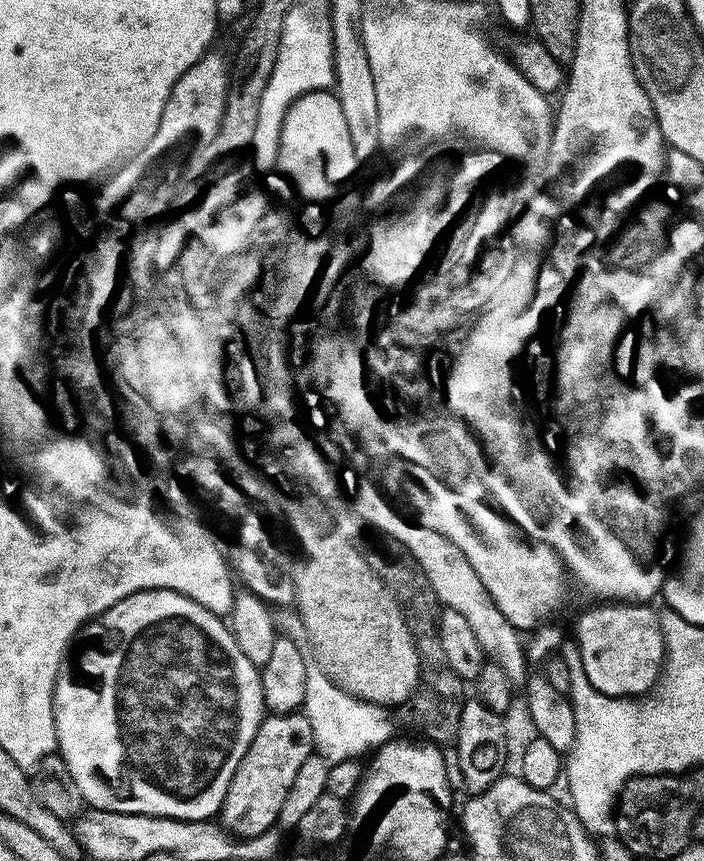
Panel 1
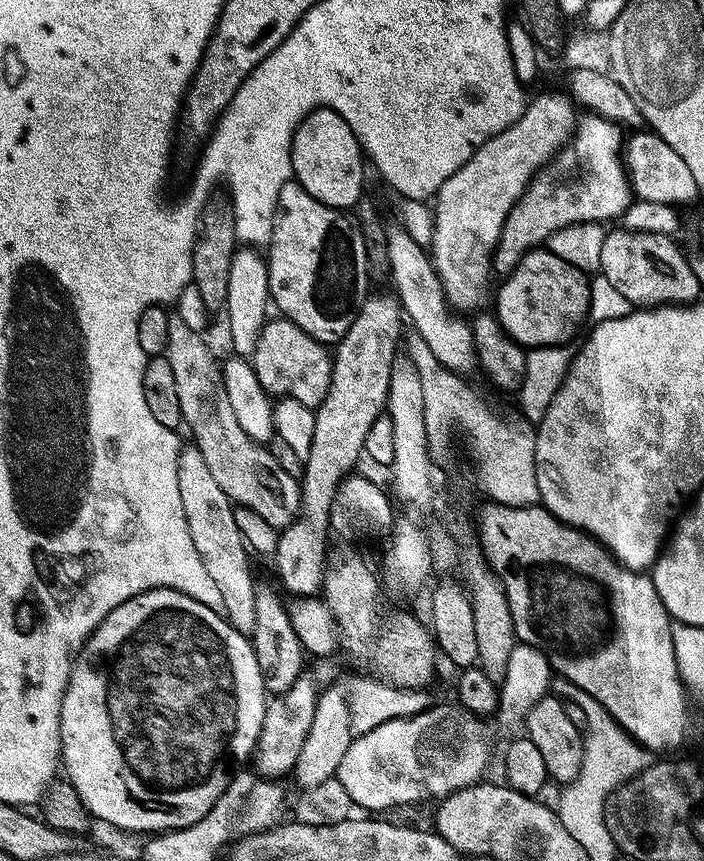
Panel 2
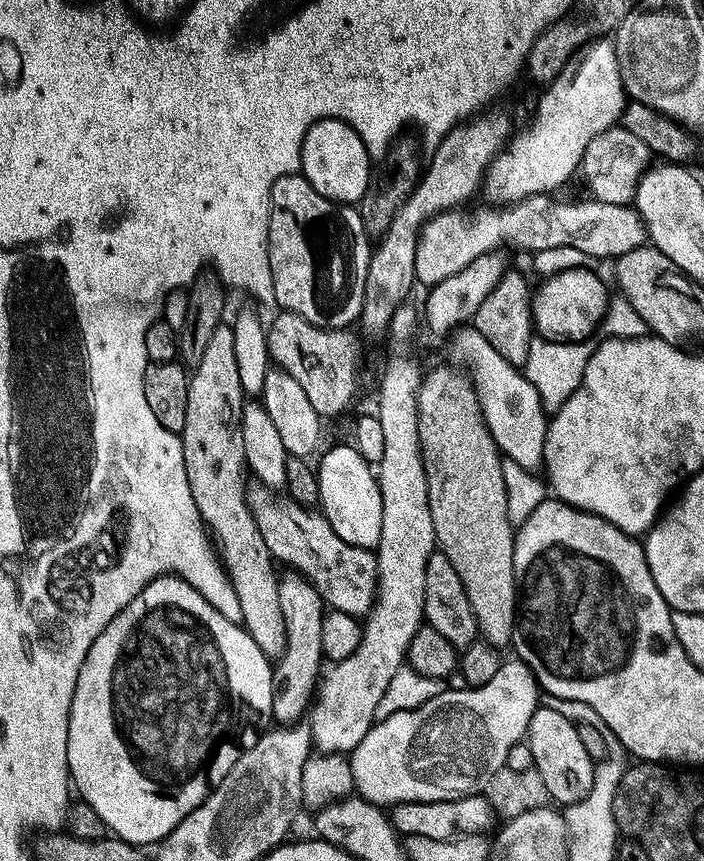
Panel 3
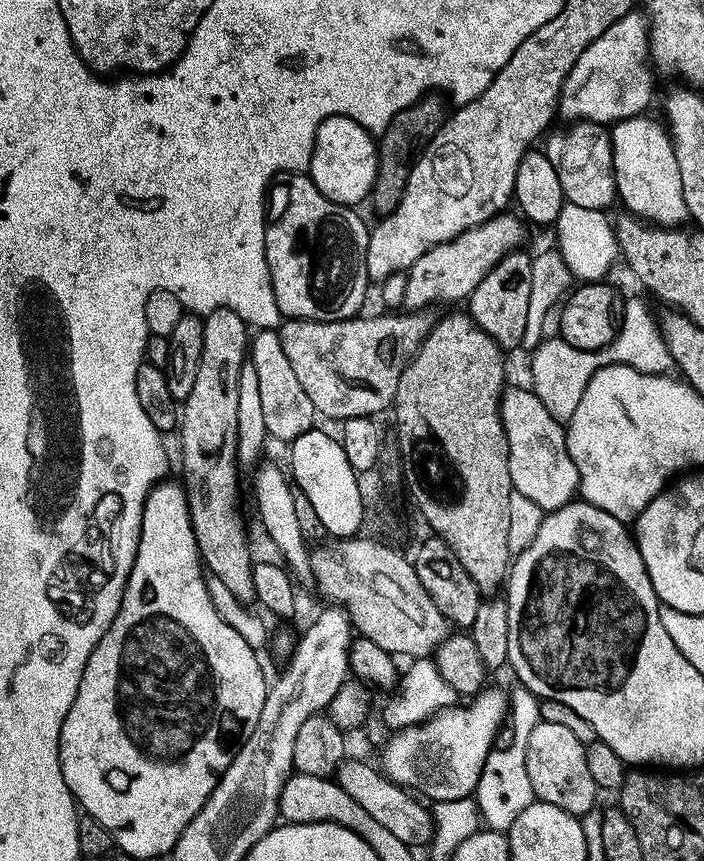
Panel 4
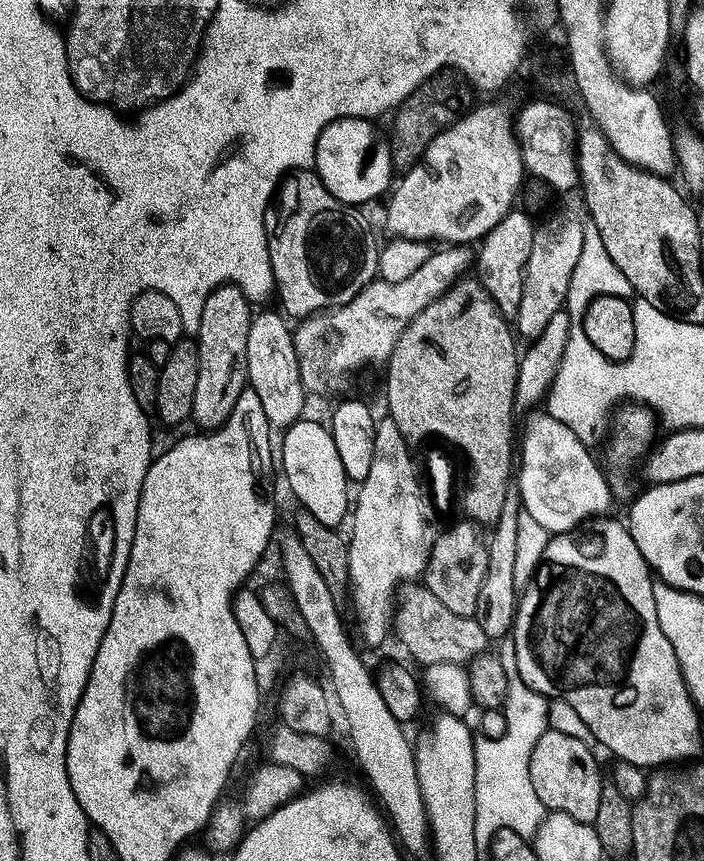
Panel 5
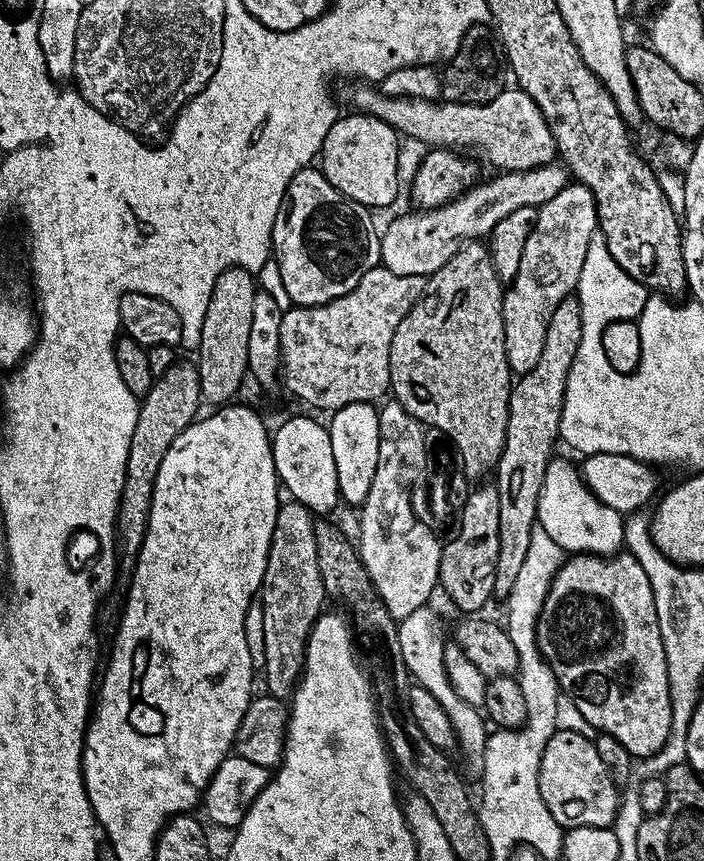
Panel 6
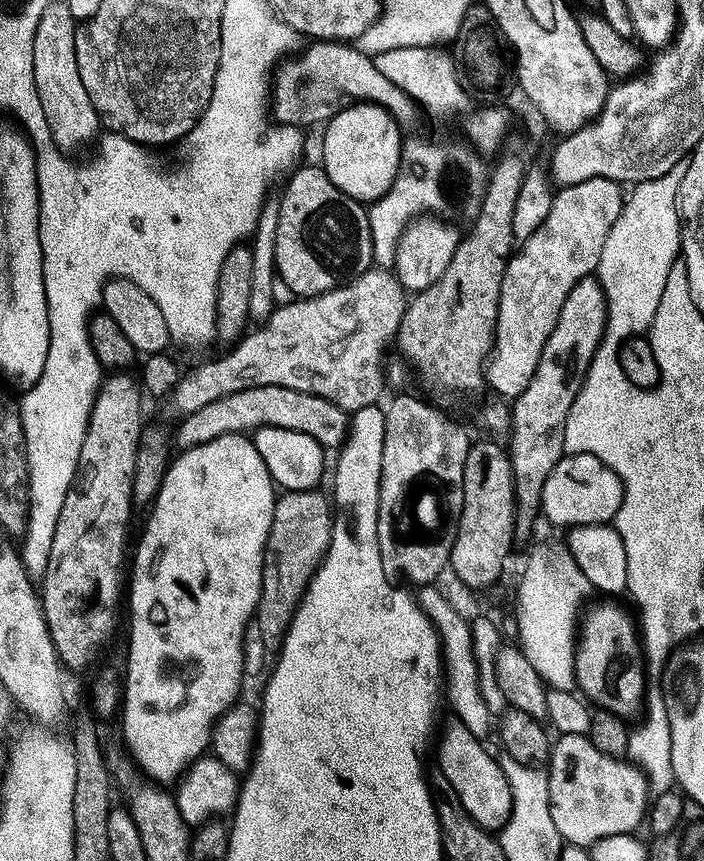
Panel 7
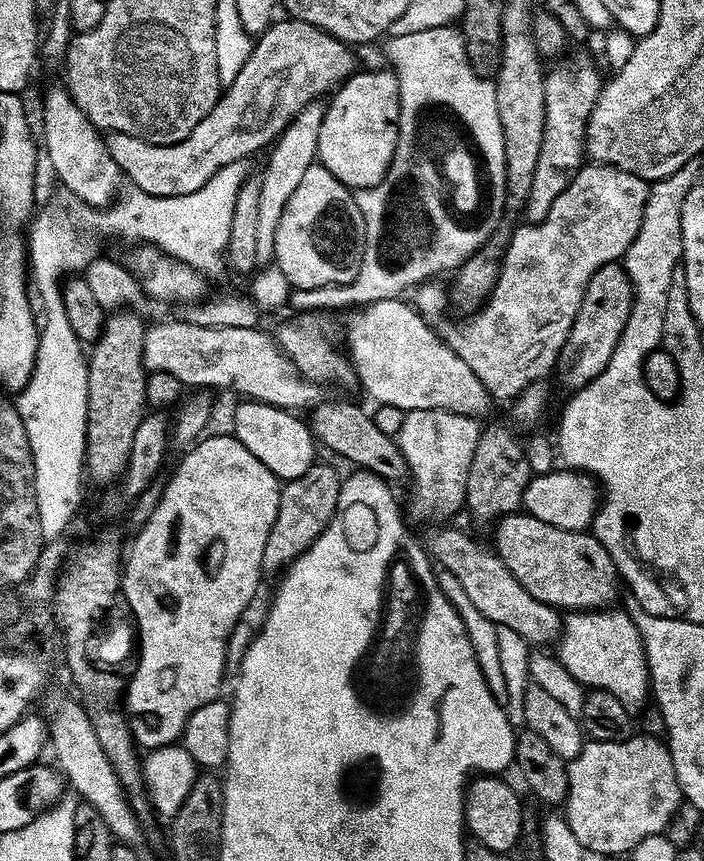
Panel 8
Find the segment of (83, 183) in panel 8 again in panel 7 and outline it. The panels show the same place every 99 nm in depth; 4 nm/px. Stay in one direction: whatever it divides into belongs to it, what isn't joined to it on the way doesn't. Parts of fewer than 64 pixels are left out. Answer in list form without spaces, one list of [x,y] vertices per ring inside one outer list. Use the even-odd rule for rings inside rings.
[[[50,2],[42,18],[38,18],[38,30],[34,30],[34,86],[42,102],[42,114],[46,114],[48,129],[62,150],[80,148],[92,139],[93,143],[102,128],[94,102],[90,102],[90,94],[86,94],[86,86],[82,86],[82,74],[78,74],[78,58],[74,54],[77,27],[78,21],[62,2]]]

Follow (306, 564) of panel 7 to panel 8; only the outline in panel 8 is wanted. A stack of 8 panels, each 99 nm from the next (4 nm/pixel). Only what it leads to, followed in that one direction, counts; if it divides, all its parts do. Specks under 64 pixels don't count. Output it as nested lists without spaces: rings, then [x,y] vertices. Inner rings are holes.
[[[312,463],[306,474],[287,481],[281,487],[278,518],[274,518],[274,526],[270,526],[270,534],[266,538],[266,550],[262,554],[265,573],[283,573],[293,560],[299,558],[320,537],[322,530],[332,521],[338,506],[342,476],[330,465],[320,463]]]

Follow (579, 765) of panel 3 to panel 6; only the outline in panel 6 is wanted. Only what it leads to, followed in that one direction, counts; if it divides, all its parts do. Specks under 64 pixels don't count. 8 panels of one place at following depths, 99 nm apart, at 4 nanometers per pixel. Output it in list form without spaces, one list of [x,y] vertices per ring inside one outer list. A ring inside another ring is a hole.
[[[557,730],[552,733],[546,750],[542,750],[538,786],[546,810],[554,814],[560,827],[567,830],[578,826],[609,827],[616,819],[621,793],[613,784],[602,758],[598,758],[595,743],[574,730]]]

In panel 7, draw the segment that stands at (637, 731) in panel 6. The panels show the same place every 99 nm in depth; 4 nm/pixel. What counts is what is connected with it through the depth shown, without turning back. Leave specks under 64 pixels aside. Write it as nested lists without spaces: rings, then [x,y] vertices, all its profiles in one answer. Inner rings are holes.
[[[596,604],[582,620],[583,616],[578,624],[578,643],[574,648],[575,687],[597,709],[615,712],[621,718],[629,718],[636,711],[639,713],[646,703],[646,657],[633,617],[631,620],[627,610],[616,604]]]

